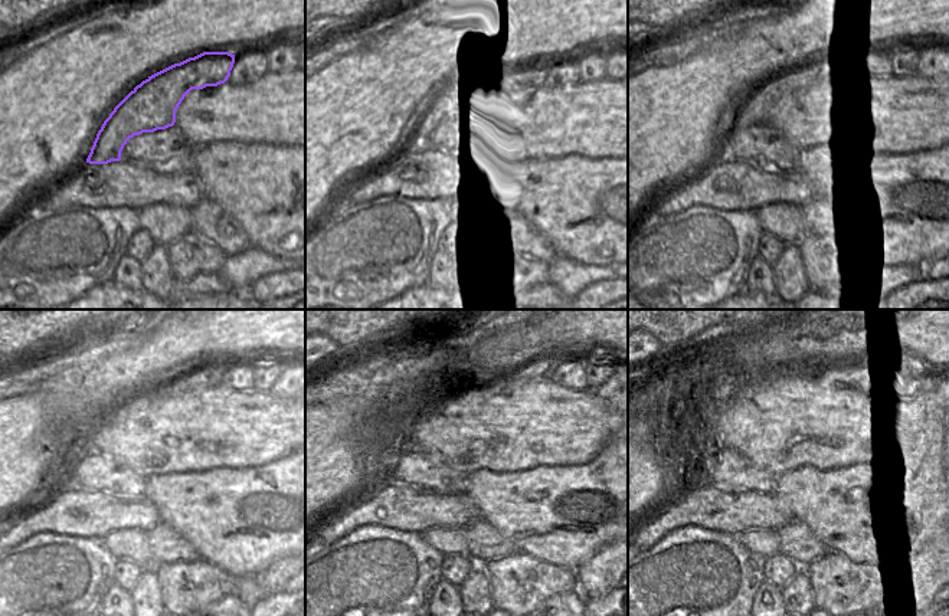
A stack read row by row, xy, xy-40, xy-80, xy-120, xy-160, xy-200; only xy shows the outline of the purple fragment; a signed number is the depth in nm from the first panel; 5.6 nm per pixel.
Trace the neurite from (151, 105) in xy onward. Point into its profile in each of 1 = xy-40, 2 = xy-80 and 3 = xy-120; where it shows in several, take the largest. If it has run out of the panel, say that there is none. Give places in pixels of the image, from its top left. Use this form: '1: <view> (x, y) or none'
1: xy-40 (461, 102)
2: xy-80 (755, 111)
3: xy-120 (239, 376)

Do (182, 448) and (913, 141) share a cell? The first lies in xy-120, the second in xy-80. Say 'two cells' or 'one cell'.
one cell

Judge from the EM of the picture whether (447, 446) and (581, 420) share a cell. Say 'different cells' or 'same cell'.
same cell

